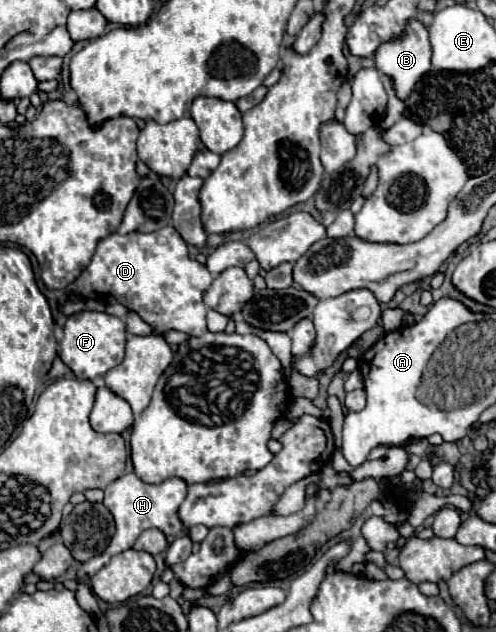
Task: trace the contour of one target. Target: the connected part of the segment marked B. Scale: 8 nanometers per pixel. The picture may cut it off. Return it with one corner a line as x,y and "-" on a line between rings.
410,20
408,22
408,30
404,34
404,38
400,40
394,40
394,42
384,42
378,50
376,50
376,56
374,56
374,68
386,76
392,78
392,84
394,84
394,92
400,100
406,100
410,96
410,92
414,90
414,86
422,80
422,76
426,72
430,72
432,64
430,64
430,42
428,42
428,30
416,22
416,20

